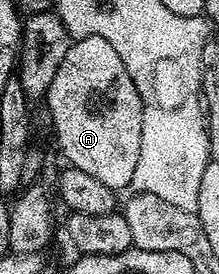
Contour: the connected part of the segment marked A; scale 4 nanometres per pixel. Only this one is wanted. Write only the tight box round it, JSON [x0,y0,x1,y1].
[46,36,143,189]

